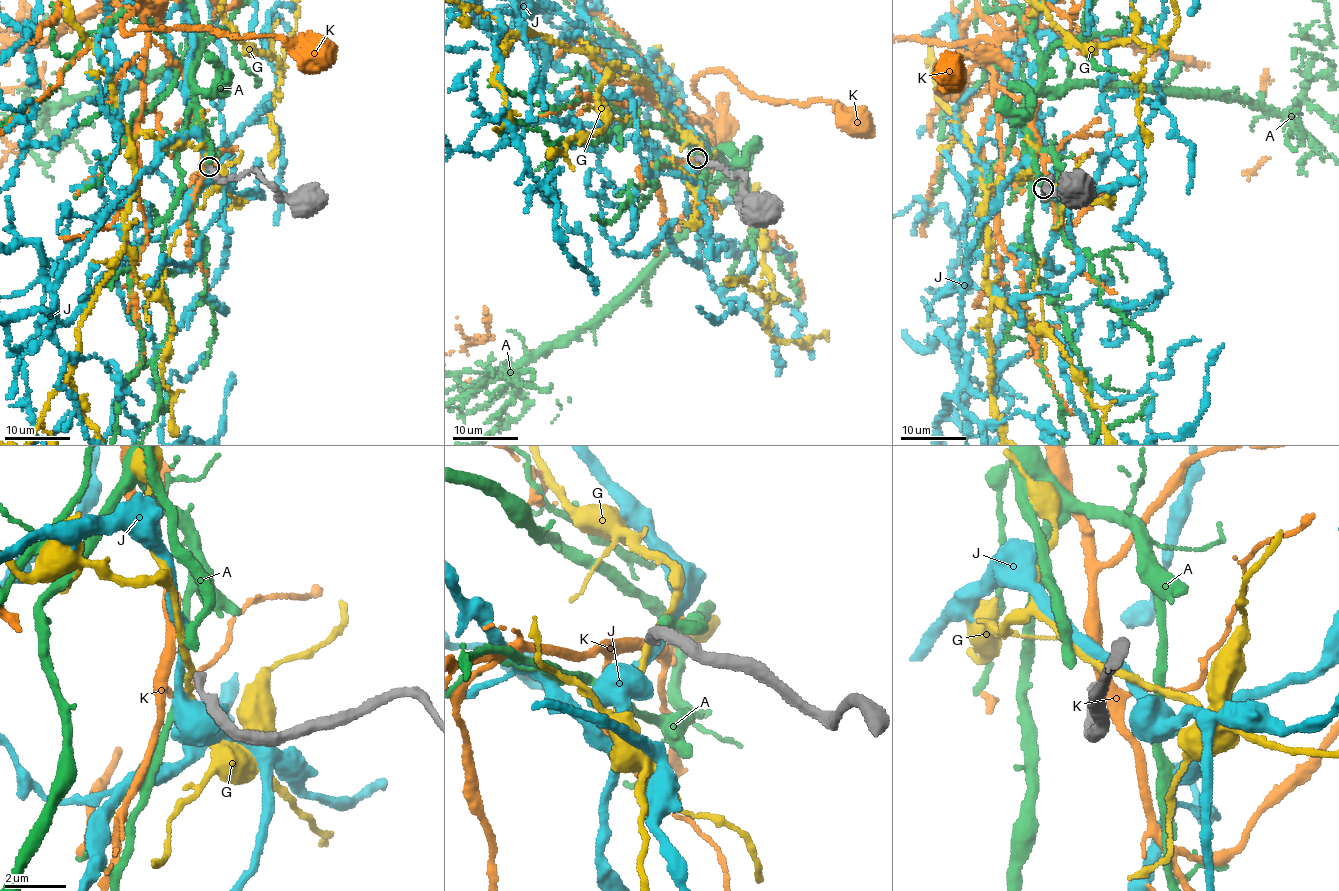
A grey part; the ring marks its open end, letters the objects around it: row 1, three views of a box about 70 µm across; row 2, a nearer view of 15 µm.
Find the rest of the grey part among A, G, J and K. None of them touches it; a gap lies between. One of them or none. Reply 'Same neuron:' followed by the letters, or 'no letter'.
Same neuron: A

